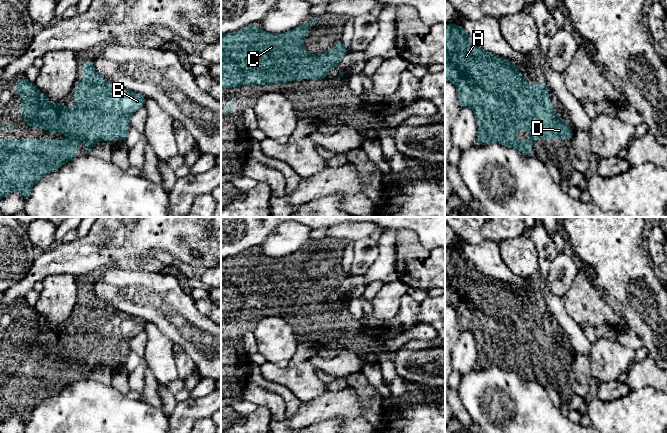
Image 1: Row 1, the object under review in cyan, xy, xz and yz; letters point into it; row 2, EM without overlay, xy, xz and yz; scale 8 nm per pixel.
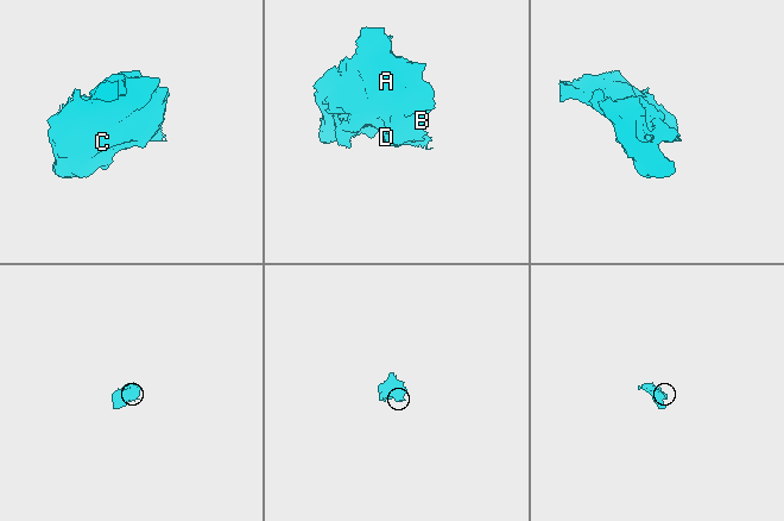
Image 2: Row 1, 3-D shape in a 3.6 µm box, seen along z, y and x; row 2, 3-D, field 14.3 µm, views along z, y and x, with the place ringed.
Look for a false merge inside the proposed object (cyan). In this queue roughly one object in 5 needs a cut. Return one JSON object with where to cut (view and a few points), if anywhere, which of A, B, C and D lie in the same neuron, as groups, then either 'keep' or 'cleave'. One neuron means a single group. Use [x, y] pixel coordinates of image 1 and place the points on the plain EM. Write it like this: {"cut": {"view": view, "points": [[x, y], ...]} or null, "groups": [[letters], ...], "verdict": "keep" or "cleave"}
{"cut": null, "groups": [["A", "B", "C", "D"]], "verdict": "keep"}

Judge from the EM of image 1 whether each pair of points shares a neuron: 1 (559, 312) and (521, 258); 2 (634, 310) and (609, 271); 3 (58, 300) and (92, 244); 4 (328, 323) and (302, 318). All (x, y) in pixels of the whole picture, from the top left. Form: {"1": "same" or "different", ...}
{"1": "different", "2": "same", "3": "different", "4": "same"}

